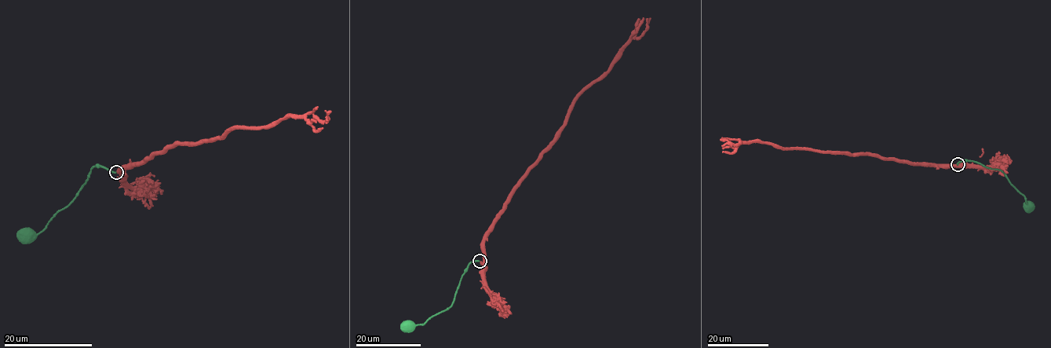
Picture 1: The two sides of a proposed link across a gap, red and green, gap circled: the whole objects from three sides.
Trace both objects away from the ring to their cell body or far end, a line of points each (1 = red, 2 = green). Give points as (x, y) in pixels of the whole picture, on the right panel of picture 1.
1: (958, 164), (962, 163), (938, 165), (915, 163), (859, 153), (805, 149), (740, 139), (734, 144), (720, 139)
2: (957, 164), (961, 161), (971, 160), (1001, 170), (1028, 205)

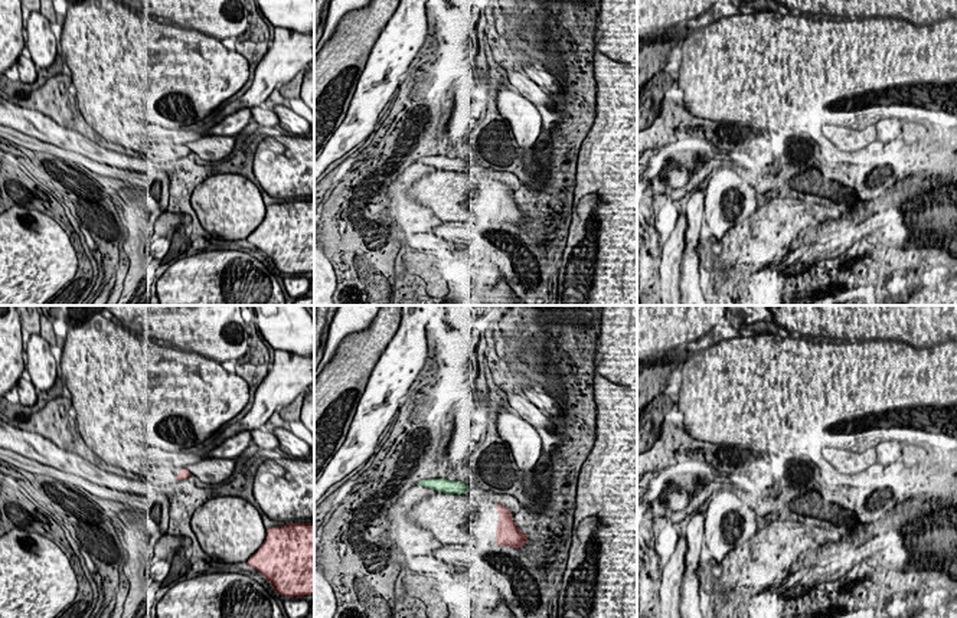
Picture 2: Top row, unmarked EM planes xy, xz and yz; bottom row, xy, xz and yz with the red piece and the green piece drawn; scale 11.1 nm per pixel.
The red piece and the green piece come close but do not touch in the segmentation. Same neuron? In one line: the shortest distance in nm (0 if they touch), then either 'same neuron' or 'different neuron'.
380 nm | different neuron

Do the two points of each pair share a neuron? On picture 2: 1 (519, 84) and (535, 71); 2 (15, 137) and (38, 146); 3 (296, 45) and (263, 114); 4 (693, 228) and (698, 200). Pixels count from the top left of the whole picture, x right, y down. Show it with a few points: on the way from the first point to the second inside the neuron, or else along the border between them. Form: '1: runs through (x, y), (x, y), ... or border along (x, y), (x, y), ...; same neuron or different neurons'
1: border along (525, 72), (536, 84); different neurons
2: runs through (20, 139), (32, 143); same neuron
3: border along (258, 105), (251, 108); different neurons
4: runs through (693, 221), (695, 208); same neuron

